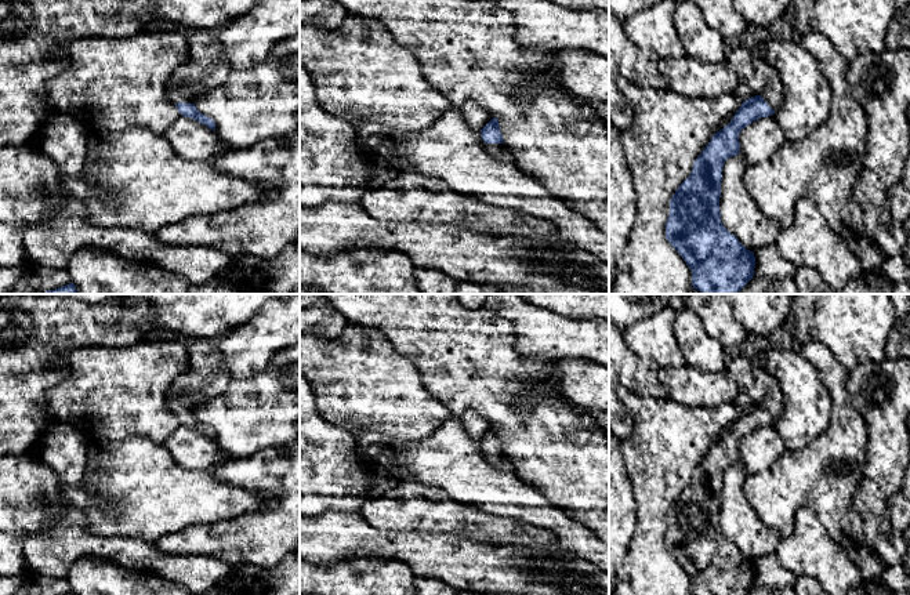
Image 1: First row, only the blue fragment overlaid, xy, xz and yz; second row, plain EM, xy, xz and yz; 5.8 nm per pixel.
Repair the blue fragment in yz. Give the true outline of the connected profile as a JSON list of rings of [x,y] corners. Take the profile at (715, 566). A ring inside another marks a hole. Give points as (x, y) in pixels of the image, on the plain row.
[[[754,356],[753,373],[765,388],[759,404],[743,410],[733,428],[717,440],[693,472],[690,485],[678,496],[670,509],[666,548],[692,580],[692,595],[746,595],[754,585],[754,560],[747,559],[721,531],[719,507],[724,472],[739,464],[740,440],[753,431],[772,425],[784,410],[784,398],[777,381]]]

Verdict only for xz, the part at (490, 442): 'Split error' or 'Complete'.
Split error

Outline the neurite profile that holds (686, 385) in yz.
[[[685,364],[682,367],[661,367],[661,384],[668,391],[668,399],[685,407],[718,407],[736,403],[737,385],[725,370],[707,373]]]

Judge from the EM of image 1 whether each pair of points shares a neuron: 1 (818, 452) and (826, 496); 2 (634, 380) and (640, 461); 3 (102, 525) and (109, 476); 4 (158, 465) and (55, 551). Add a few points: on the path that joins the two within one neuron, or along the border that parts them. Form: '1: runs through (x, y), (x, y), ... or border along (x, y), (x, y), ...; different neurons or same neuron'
1: runs through (820, 463), (820, 474), (826, 485); same neuron
2: border along (623, 387), (641, 395), (667, 398); different neurons
3: runs through (118, 522), (126, 514), (124, 492); same neuron
4: border along (84, 512), (87, 528), (91, 532), (118, 536); different neurons

